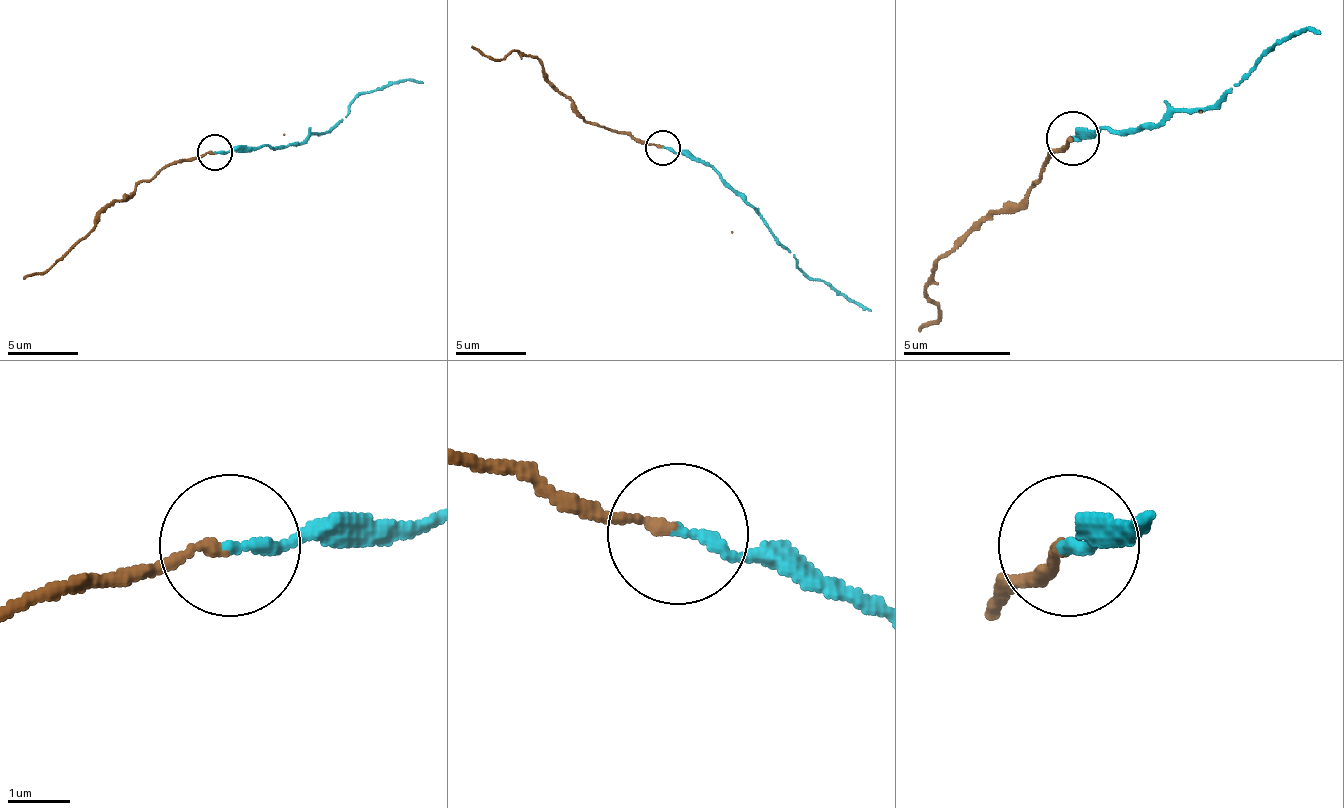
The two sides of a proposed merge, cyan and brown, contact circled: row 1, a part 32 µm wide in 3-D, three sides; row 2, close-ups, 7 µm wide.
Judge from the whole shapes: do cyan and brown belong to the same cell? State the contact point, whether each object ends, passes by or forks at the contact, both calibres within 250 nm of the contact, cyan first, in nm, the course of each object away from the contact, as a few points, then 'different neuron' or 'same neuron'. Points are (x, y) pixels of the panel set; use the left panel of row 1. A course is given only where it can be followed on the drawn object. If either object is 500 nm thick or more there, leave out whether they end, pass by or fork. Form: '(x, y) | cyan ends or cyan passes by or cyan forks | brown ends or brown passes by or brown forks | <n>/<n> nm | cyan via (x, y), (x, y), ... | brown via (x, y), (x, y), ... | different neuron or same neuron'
(215, 152) | cyan ends | brown ends | 180/170 nm | cyan via (214, 153), (299, 146), (313, 135), (324, 135), (362, 93), (373, 93), (408, 79), (423, 82) | brown via (214, 153), (168, 163), (143, 181), (47, 270), (23, 280) | same neuron

